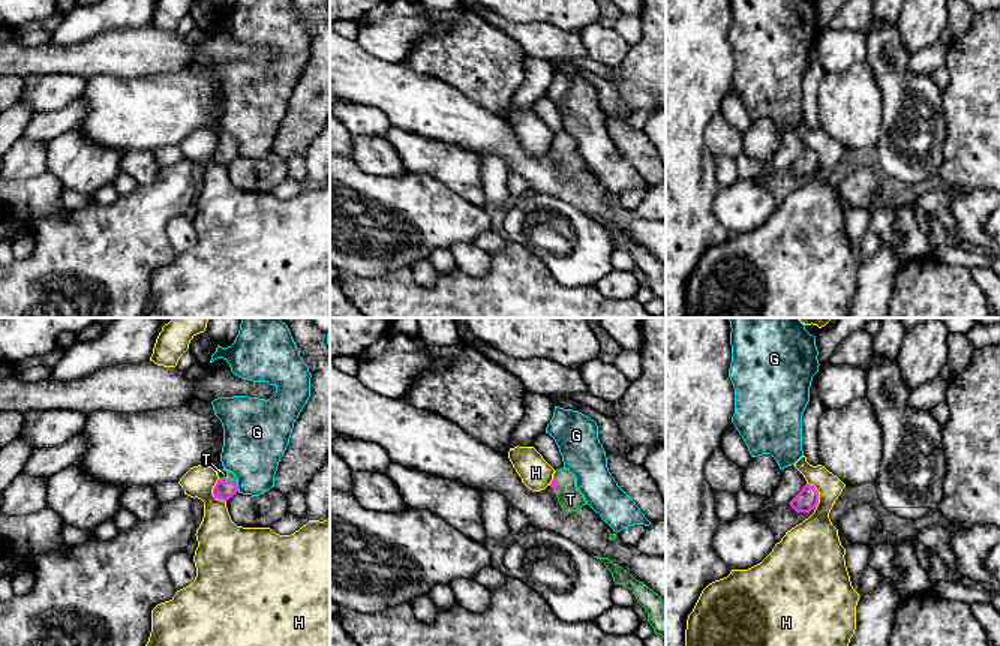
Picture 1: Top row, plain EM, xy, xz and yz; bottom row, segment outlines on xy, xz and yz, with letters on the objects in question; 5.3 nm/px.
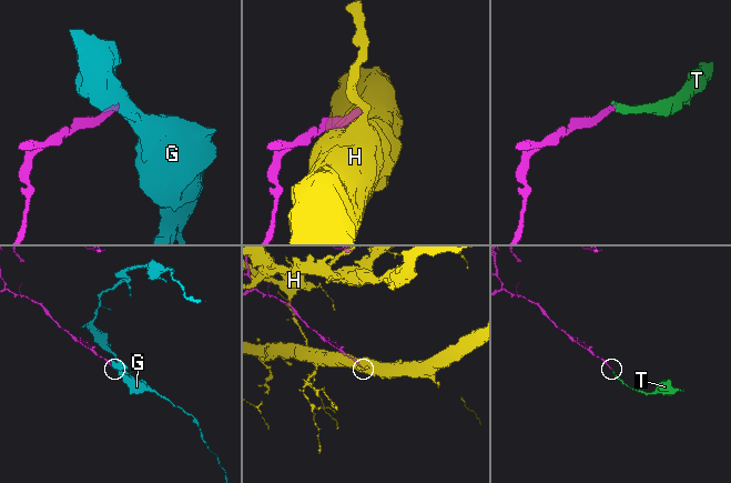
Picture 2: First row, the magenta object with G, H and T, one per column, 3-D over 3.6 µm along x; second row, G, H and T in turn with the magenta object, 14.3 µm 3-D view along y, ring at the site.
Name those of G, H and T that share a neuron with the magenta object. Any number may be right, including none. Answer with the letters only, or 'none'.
T

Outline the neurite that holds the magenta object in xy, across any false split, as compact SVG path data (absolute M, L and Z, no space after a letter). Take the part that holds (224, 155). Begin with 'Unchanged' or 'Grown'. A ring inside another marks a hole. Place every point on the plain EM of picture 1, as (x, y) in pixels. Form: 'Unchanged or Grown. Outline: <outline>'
Grown. Outline: M222 133L220 136L217 136L217 147L213 153L213 160L216 163L220 165L228 165L229 162L232 162L238 153L237 153L237 142L232 136Z

